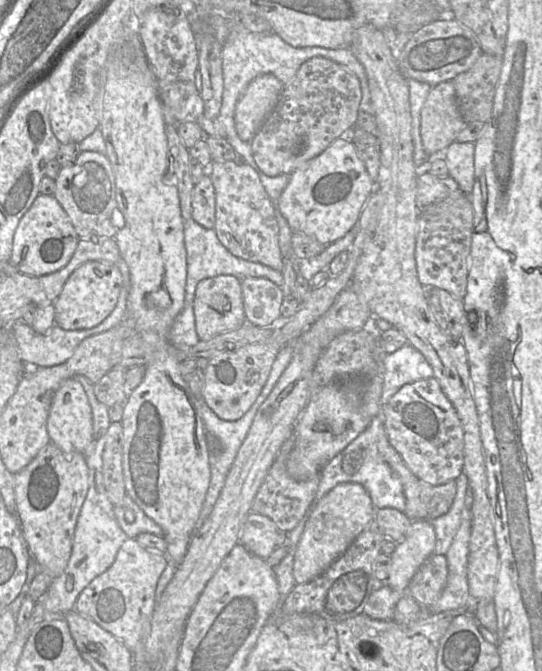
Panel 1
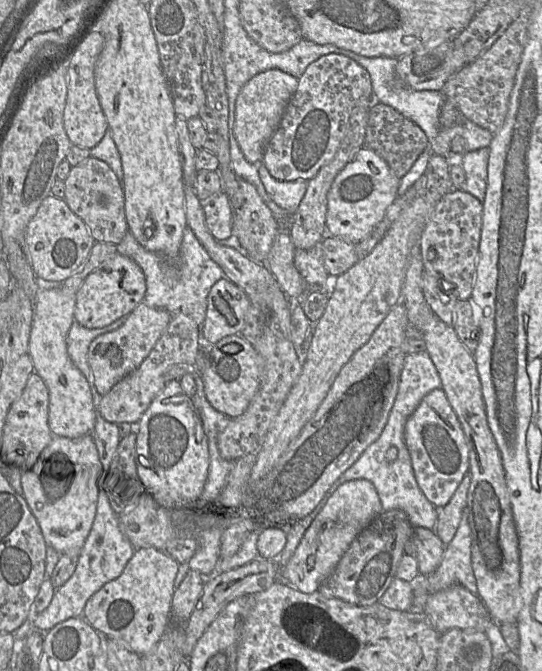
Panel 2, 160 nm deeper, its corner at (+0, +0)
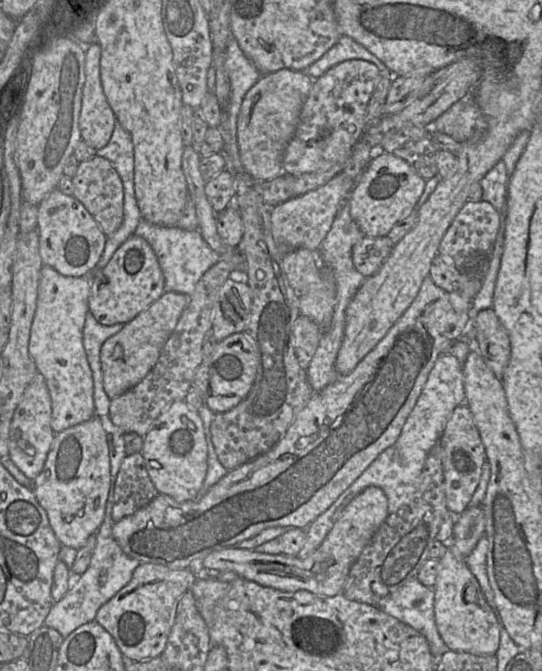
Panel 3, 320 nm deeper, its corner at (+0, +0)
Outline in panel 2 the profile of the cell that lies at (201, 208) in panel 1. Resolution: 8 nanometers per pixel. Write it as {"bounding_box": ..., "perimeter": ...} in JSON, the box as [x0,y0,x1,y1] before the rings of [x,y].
{"bounding_box":[202,191,232,242],"perimeter":[[[220,191],[203,201],[202,209],[206,226],[218,242],[225,241],[232,234],[232,208],[227,195]]]}

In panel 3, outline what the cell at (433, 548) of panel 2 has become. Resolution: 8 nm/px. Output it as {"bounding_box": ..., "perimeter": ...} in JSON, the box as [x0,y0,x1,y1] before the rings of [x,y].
{"bounding_box":[433,547,500,655],"perimeter":[[[449,547],[439,560],[433,589],[437,629],[448,648],[477,655],[495,655],[500,643],[500,625],[478,580],[455,548]]]}

